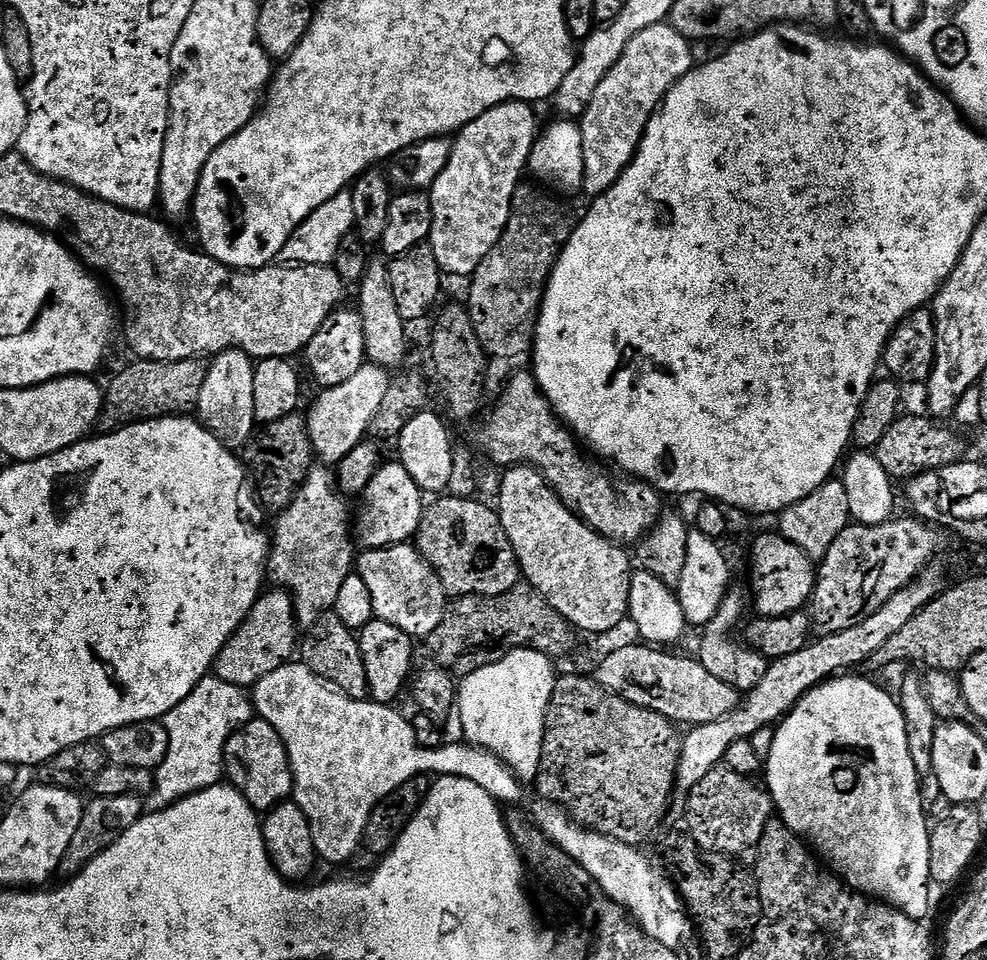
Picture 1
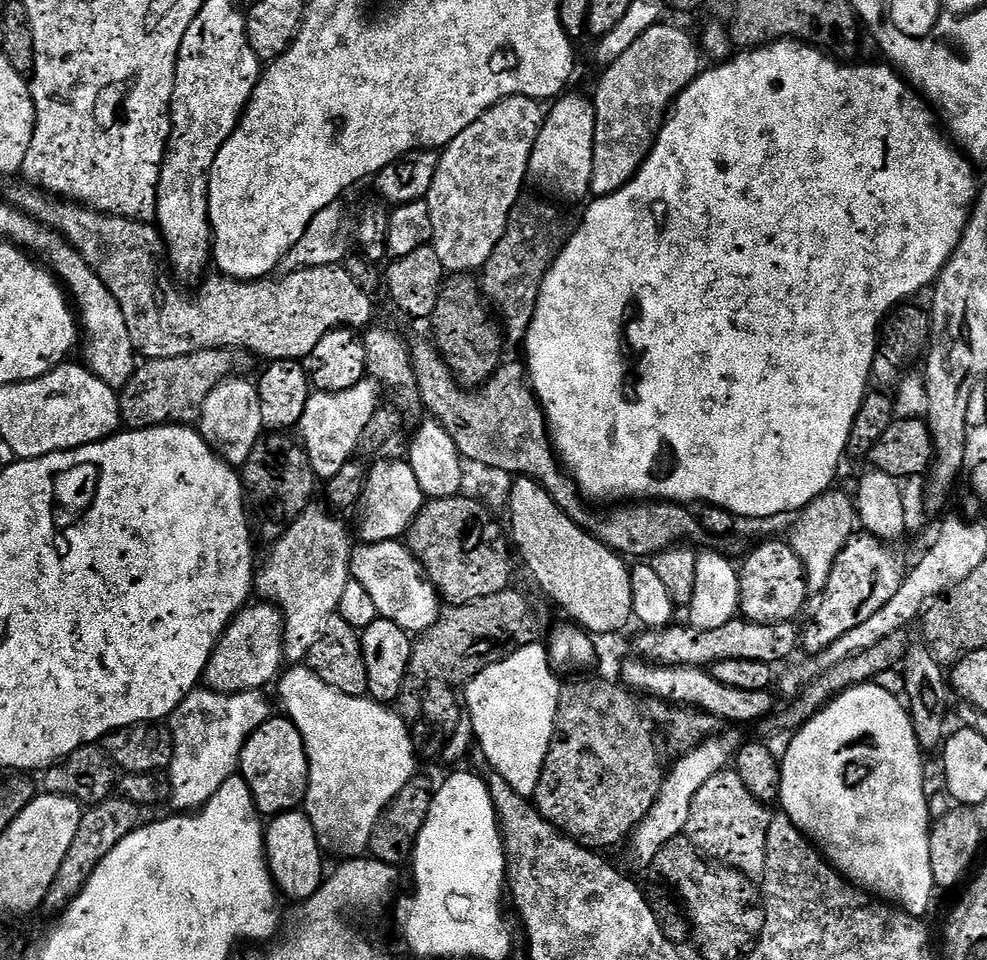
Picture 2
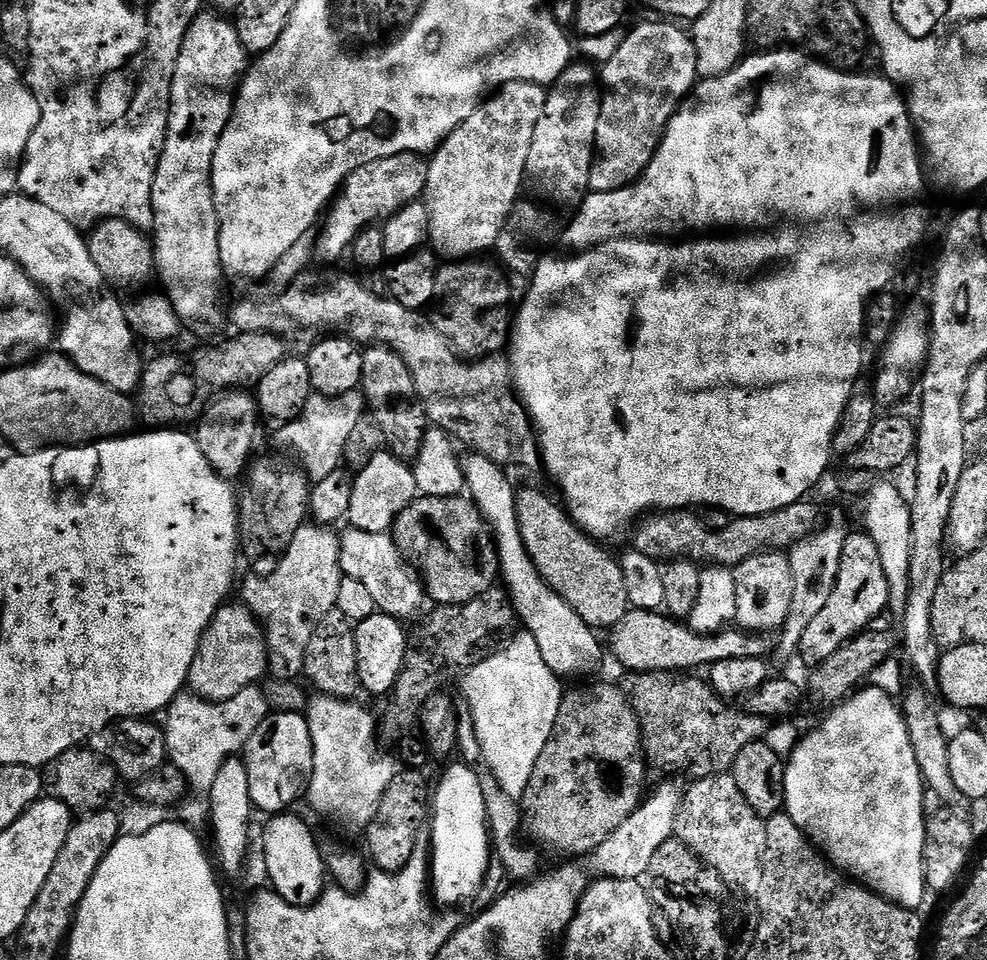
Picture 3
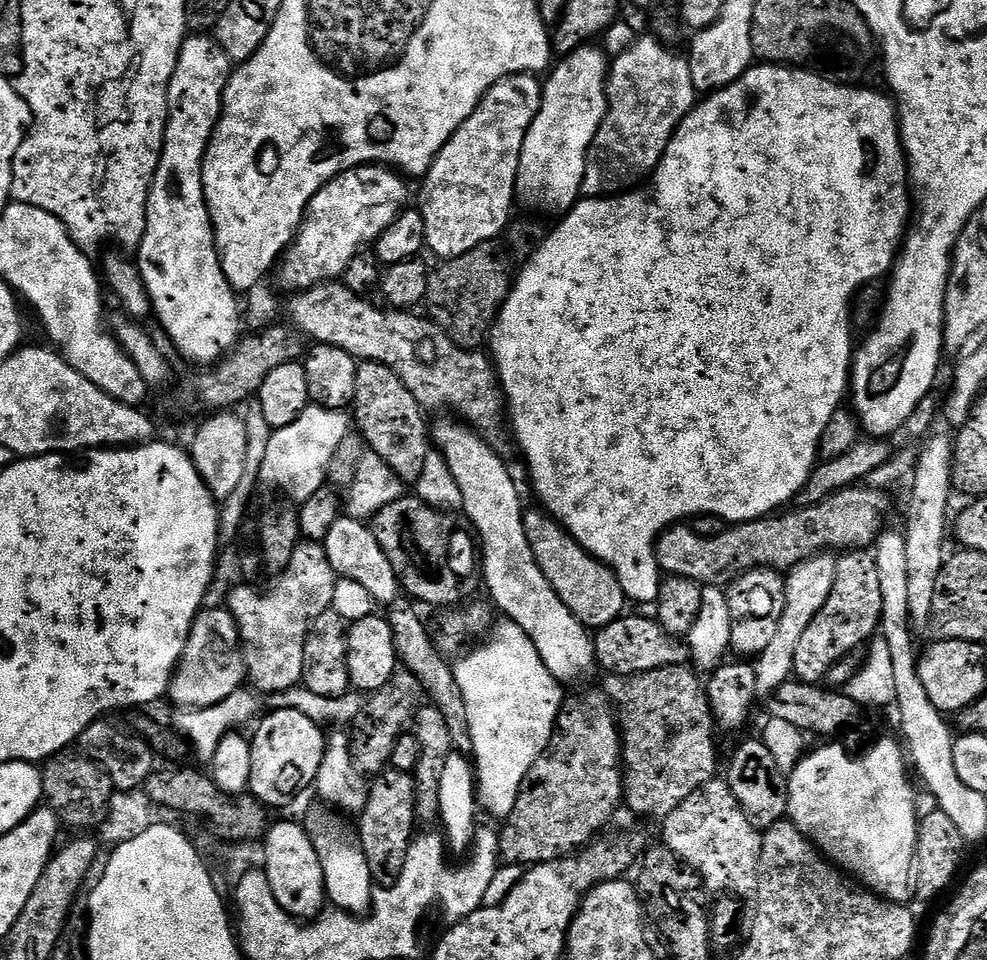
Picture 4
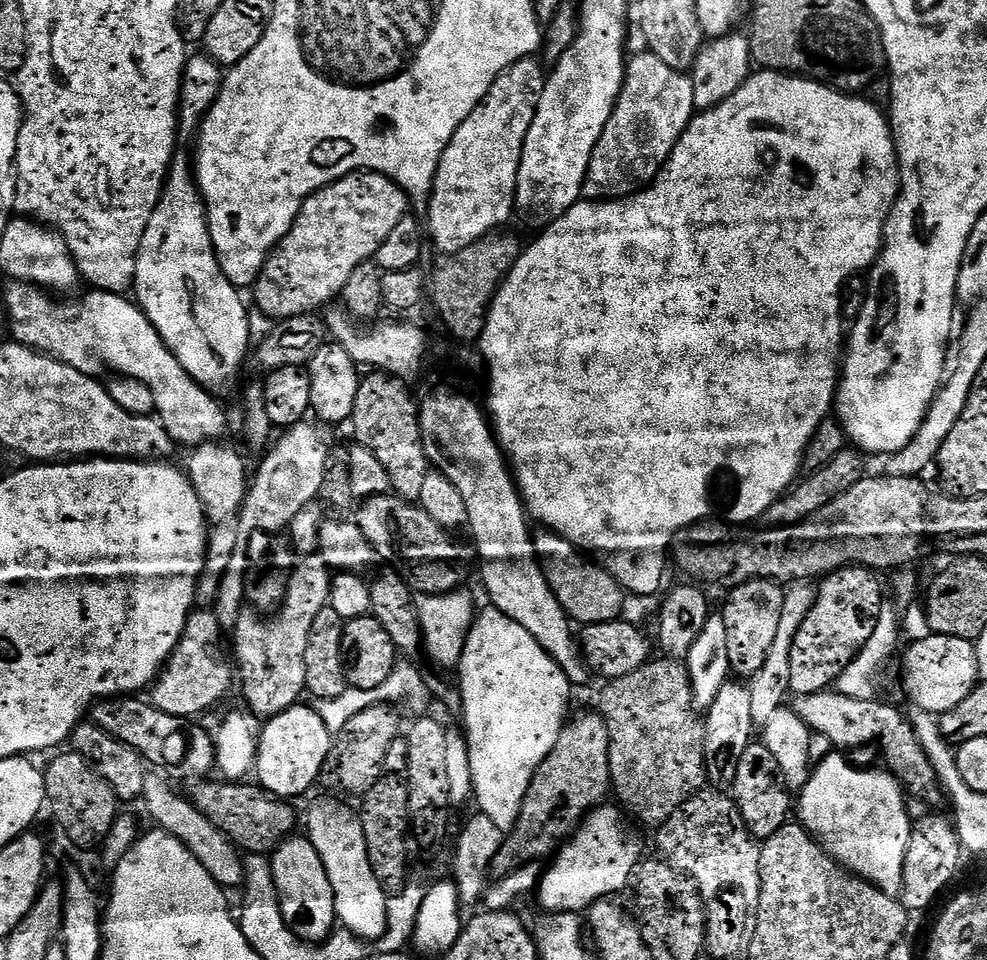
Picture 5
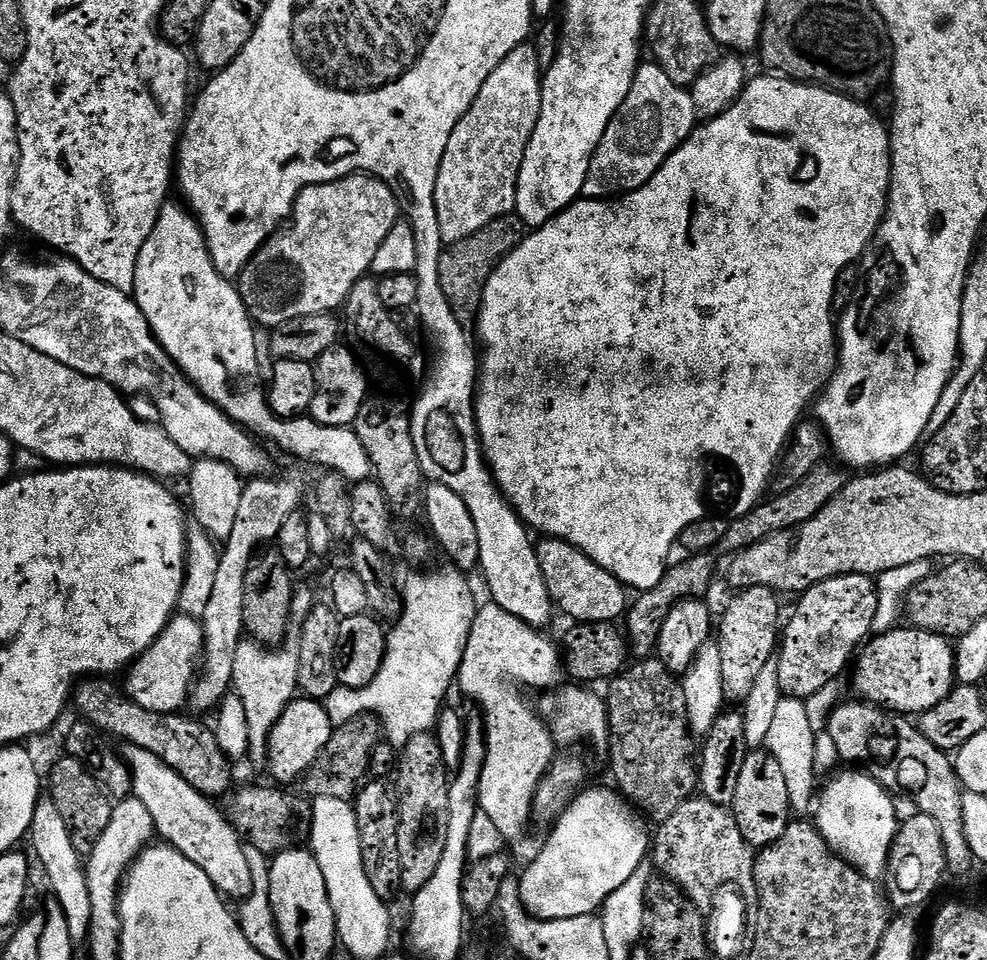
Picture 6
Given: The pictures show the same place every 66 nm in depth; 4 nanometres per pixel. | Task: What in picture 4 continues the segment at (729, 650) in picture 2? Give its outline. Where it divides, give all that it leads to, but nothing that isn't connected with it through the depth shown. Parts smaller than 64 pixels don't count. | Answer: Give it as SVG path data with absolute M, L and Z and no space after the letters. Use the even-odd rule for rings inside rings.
M619 616L595 633L596 662L604 672L614 676L638 675L660 667L687 665L690 653L677 637L671 636L659 622L648 616Z

